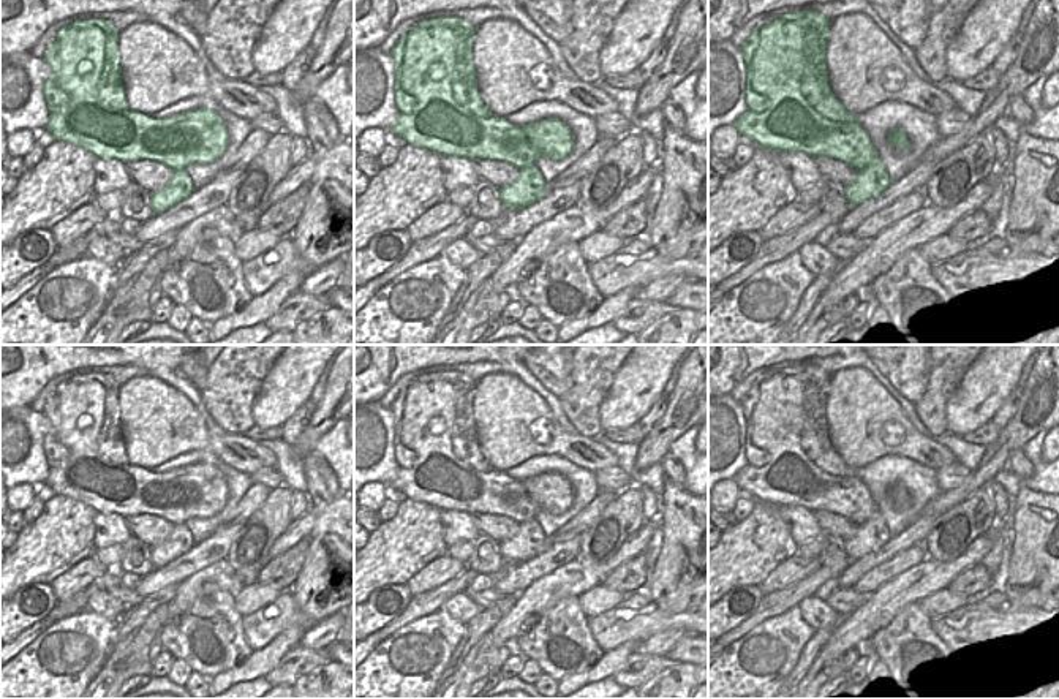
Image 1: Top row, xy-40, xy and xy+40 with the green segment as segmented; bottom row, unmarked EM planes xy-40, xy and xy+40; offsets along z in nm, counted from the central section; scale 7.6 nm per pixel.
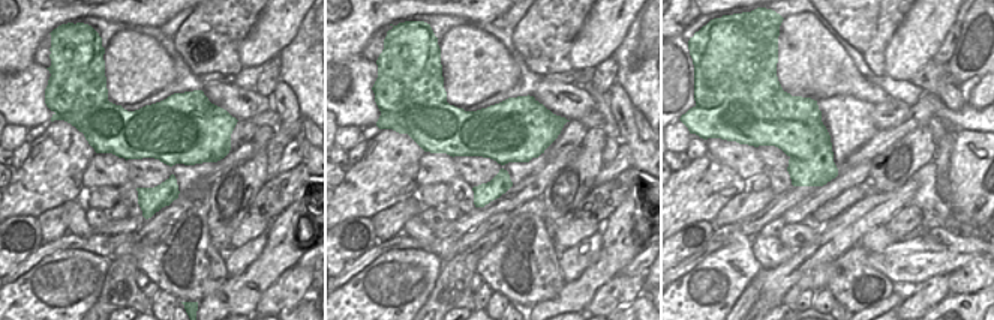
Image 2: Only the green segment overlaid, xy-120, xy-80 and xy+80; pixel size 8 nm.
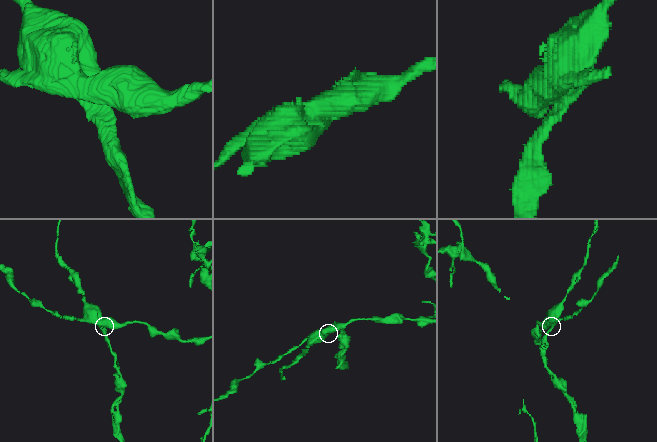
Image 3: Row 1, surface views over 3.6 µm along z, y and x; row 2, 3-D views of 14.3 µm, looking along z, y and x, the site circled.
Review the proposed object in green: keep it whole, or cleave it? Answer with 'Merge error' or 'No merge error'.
Merge error.

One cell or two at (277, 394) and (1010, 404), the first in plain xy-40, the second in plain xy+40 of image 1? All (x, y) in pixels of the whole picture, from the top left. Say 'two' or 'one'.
two

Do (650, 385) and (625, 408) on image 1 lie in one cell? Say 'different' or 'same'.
same

